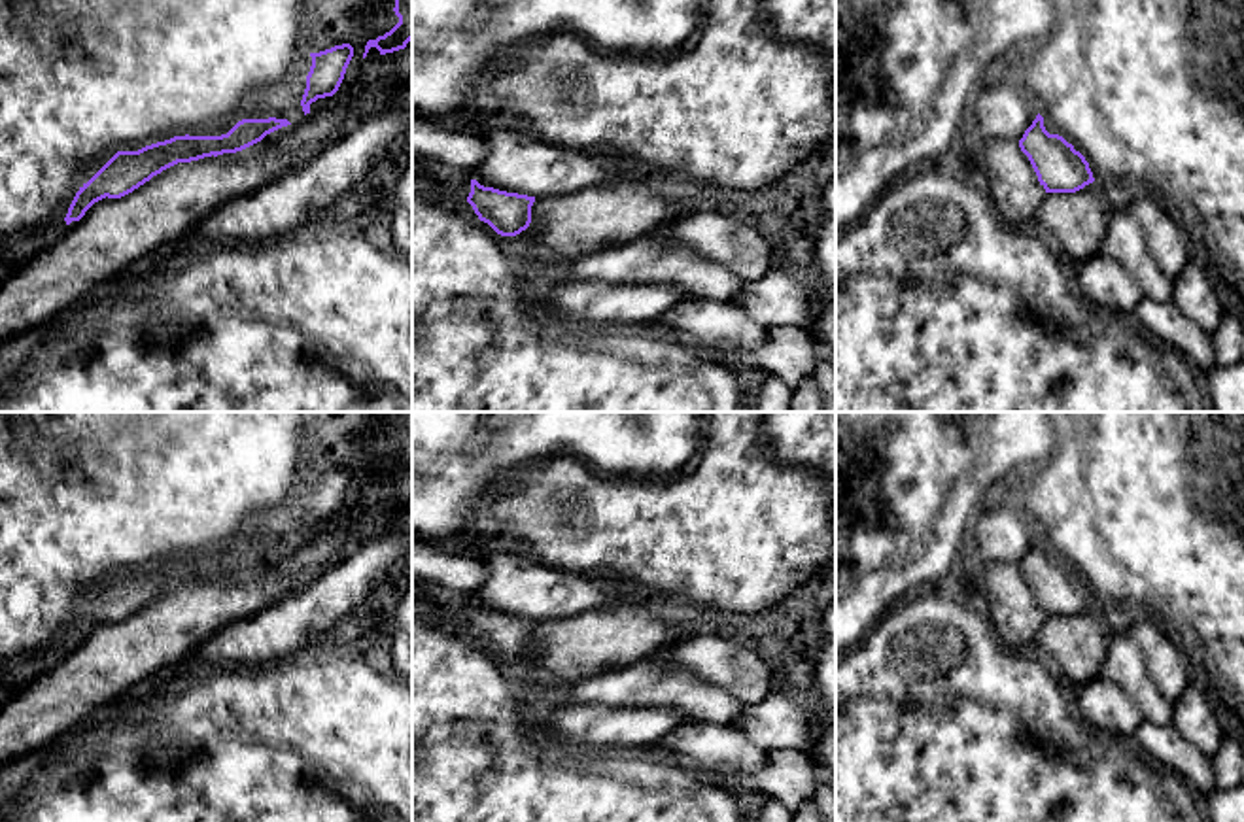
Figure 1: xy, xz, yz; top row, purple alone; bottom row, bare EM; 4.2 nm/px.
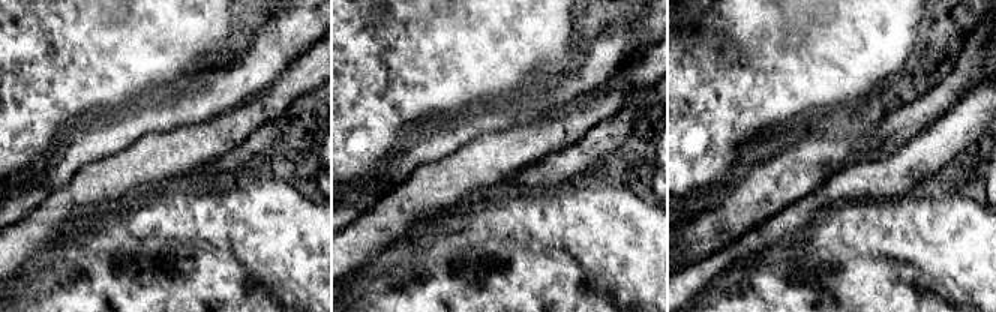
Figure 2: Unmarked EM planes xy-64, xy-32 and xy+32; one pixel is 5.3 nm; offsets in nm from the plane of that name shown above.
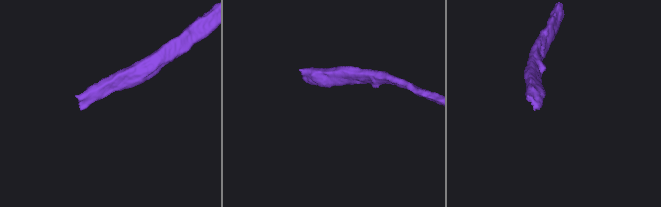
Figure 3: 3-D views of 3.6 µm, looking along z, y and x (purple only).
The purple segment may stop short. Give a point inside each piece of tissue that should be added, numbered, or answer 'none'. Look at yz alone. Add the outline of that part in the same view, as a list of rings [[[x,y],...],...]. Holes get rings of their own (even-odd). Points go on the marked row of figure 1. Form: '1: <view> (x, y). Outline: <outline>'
none

